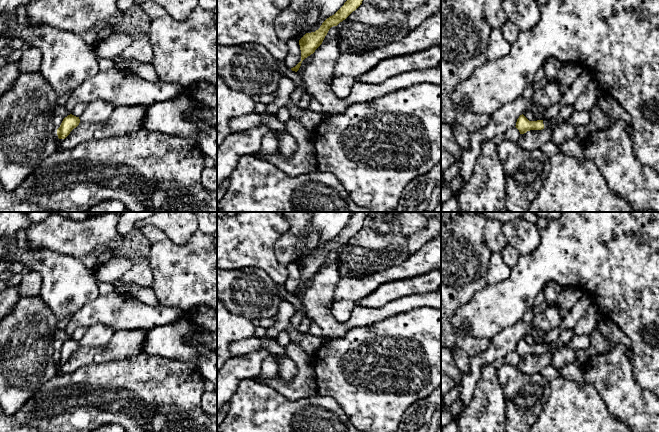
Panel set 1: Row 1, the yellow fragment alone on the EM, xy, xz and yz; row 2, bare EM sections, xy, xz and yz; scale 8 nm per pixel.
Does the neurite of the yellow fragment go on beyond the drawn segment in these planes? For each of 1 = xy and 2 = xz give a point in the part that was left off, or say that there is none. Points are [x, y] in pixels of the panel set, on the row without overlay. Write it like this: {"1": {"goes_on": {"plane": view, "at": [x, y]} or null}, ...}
{"1": {"goes_on": null}, "2": {"goes_on": null}}

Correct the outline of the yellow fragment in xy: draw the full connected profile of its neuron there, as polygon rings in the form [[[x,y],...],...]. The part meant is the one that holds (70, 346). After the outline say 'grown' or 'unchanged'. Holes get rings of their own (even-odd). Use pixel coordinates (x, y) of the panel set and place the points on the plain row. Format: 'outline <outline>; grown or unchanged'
outline [[[72,338],[65,341],[60,351],[57,353],[58,362],[65,363],[70,358],[70,356],[79,349],[79,347],[79,341],[76,341]]]; unchanged

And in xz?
outline [[[354,212],[348,224],[334,239],[327,242],[318,254],[306,257],[299,264],[301,285],[295,291],[291,292],[292,295],[297,296],[302,285],[315,276],[315,274],[322,268],[331,251],[337,250],[362,228],[367,214],[368,212]]]; unchanged

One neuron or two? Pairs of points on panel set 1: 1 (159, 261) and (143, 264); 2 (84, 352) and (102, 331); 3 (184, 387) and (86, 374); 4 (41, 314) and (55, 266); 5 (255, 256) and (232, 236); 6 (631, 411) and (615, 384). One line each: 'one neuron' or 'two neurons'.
1: two neurons
2: two neurons
3: one neuron
4: two neurons
5: one neuron
6: one neuron

